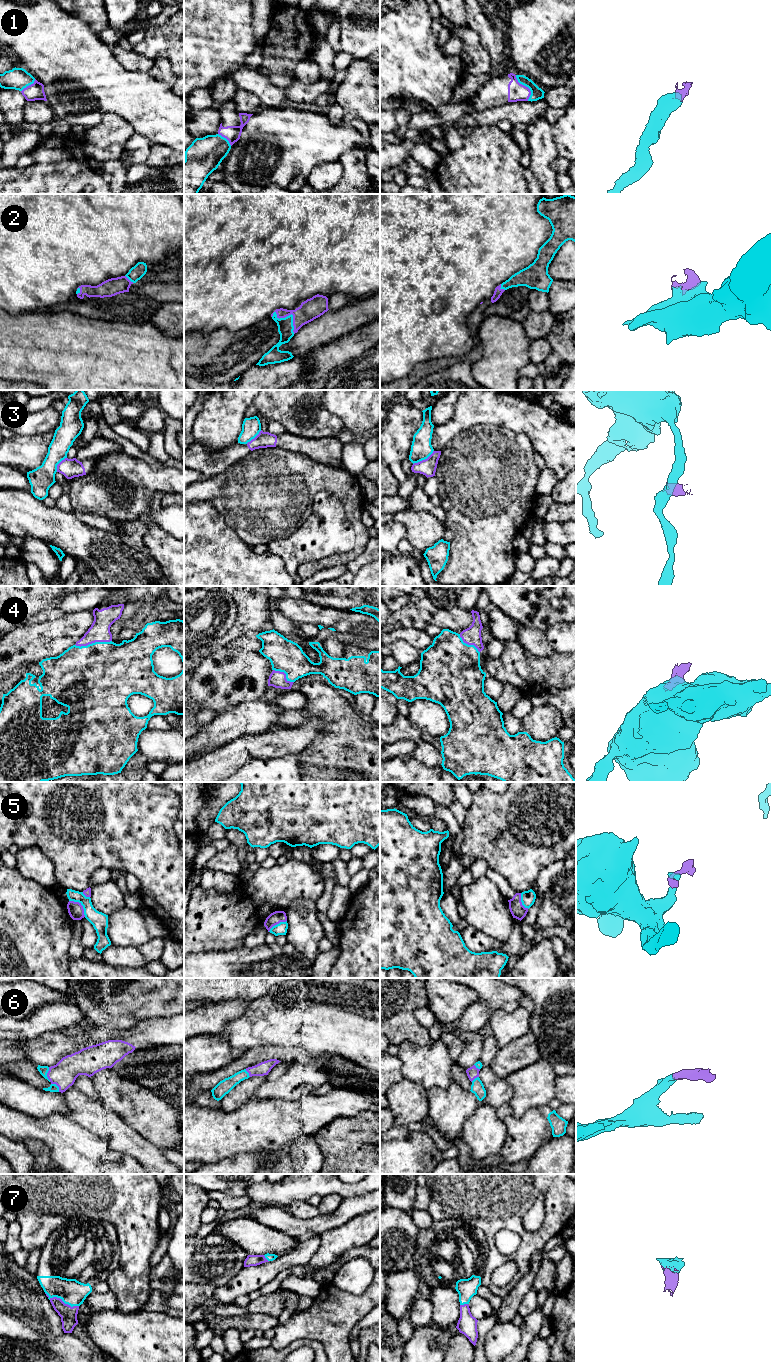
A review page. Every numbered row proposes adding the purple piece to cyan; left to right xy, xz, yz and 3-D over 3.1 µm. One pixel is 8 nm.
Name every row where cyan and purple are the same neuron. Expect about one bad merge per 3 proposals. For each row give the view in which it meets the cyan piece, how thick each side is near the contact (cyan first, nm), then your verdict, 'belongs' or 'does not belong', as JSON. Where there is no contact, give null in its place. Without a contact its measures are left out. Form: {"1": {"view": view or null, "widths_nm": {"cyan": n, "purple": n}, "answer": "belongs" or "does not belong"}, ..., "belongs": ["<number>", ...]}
{"1": {"view": "yz", "widths_nm": {"cyan": 100, "purple": 140}, "answer": "belongs"}, "2": {"view": "xz", "widths_nm": {"cyan": 130, "purple": 170}, "answer": "belongs"}, "3": {"view": "yz", "widths_nm": {"cyan": 170, "purple": 140}, "answer": "does not belong"}, "4": {"view": "xy", "widths_nm": {"cyan": 500, "purple": 160}, "answer": "belongs"}, "5": {"view": "xy", "widths_nm": {"cyan": 140, "purple": 120}, "answer": "does not belong"}, "6": {"view": "xy", "widths_nm": {"cyan": 70, "purple": 200}, "answer": "belongs"}, "7": {"view": "xy", "widths_nm": {"cyan": 200, "purple": 140}, "answer": "belongs"}, "belongs": ["1", "2", "4", "6", "7"]}

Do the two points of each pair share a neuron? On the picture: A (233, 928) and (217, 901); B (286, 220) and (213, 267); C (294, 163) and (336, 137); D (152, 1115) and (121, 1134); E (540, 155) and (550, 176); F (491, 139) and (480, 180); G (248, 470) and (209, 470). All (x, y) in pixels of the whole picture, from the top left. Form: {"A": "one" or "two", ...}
{"A": "one", "B": "one", "C": "one", "D": "two", "E": "one", "F": "one", "G": "two"}

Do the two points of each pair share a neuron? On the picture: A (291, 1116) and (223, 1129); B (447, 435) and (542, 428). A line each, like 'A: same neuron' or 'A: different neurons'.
A: same neuron
B: same neuron

